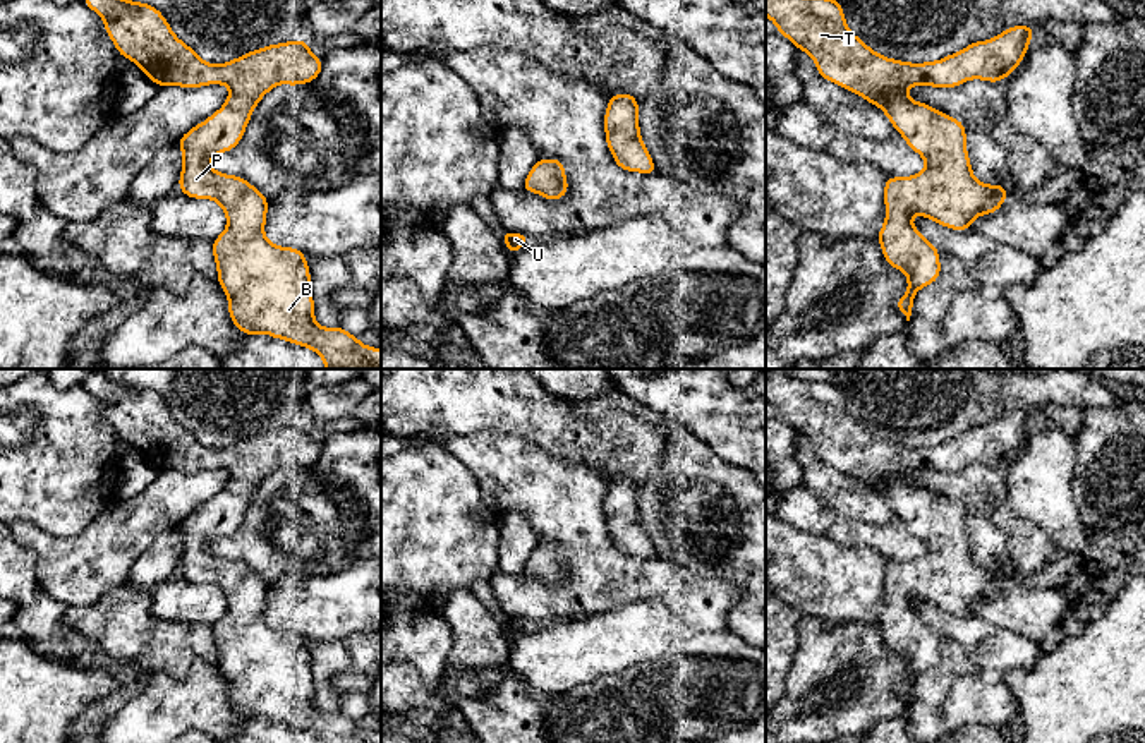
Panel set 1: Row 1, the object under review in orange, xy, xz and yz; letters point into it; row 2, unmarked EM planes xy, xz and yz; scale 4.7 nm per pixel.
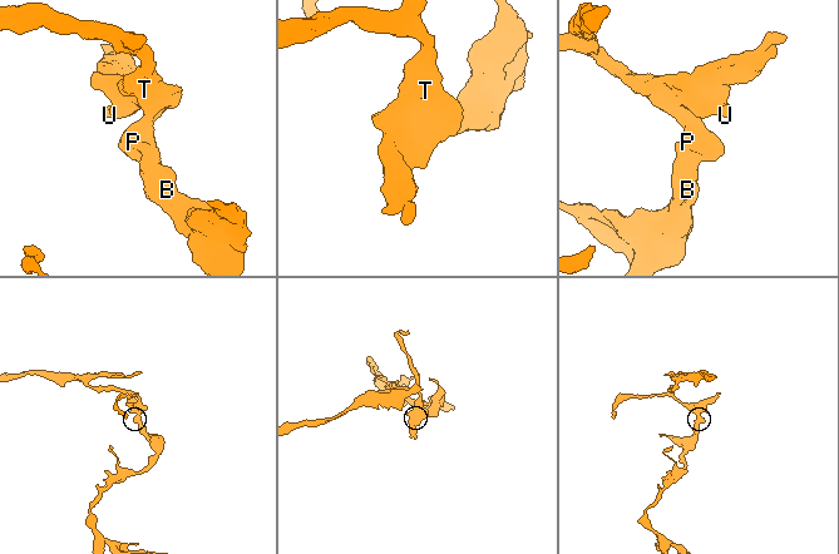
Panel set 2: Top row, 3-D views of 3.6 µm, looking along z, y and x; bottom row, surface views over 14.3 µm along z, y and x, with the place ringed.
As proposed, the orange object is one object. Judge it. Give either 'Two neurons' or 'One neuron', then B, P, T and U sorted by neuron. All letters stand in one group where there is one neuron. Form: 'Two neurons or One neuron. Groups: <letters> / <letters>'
One neuron. Groups: B P T U

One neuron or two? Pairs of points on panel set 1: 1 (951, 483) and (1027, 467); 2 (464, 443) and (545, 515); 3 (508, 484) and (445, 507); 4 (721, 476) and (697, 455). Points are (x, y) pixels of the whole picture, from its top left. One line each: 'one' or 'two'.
1: two
2: one
3: two
4: one

